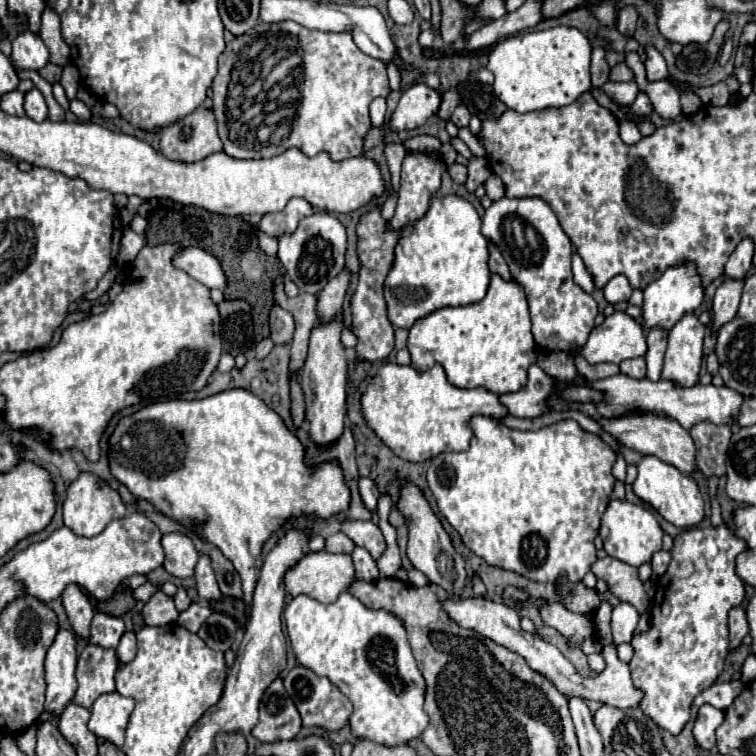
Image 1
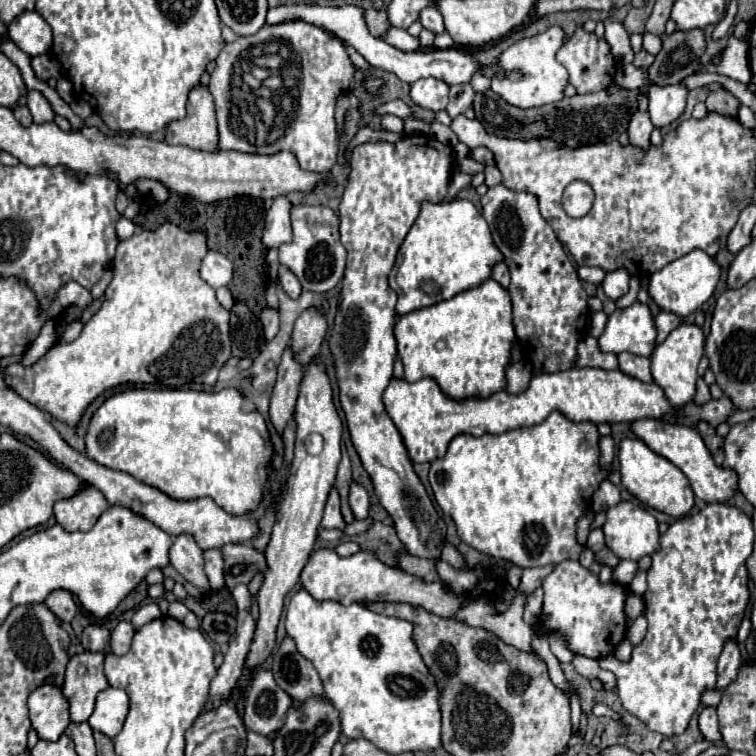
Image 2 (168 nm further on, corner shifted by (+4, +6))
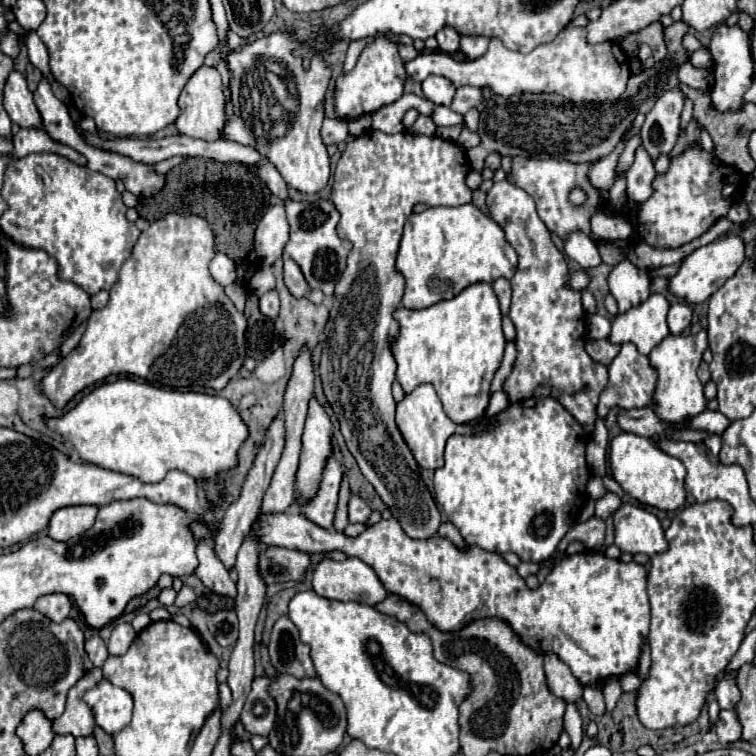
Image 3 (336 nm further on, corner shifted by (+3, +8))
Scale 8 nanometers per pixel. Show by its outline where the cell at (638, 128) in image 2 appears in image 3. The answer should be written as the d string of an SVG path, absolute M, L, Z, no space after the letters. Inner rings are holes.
M643 145L635 149L635 159L627 169L627 197L633 201L645 201L651 195L651 181L655 177L655 167L651 155L643 151Z

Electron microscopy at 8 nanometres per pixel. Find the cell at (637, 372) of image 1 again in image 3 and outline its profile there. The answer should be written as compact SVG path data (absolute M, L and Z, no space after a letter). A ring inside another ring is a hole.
M633 343L621 345L619 355L613 359L609 365L609 385L602 391L597 405L597 416L604 420L611 407L623 407L623 409L635 409L635 407L645 407L653 401L657 385L657 371L649 363L649 357L641 355Z

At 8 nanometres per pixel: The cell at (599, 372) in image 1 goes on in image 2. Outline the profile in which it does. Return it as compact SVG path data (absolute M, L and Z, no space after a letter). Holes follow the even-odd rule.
M584 337L578 343L578 365L580 367L600 367L600 369L618 369L618 359L614 353L604 353L598 347L596 337Z

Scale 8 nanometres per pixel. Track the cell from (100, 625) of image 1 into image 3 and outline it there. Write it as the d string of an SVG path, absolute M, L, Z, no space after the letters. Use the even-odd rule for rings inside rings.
M93 635L91 639L85 641L85 651L87 651L87 655L89 655L89 659L95 667L101 667L103 661L107 659L107 655L109 655L107 647L105 647L105 643L99 635Z

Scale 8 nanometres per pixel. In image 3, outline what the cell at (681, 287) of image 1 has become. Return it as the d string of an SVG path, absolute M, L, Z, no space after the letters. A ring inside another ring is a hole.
M725 235L705 247L695 249L677 269L675 275L669 277L669 291L687 301L689 305L697 305L703 303L705 299L709 299L729 277L735 275L735 271L739 269L739 265L745 259L745 245L737 235Z

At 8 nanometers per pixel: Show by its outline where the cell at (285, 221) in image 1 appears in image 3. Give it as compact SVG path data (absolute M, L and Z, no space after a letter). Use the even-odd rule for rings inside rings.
M273 205L265 211L257 231L255 231L255 251L265 265L273 265L289 239L289 225L285 219L283 205Z

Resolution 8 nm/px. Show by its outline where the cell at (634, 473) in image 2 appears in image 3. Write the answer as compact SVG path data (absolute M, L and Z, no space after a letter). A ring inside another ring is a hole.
M619 433L609 447L609 463L615 481L623 487L625 493L641 501L643 505L651 505L663 511L675 511L683 507L687 491L685 491L685 467L679 459L663 453L653 441L635 433Z

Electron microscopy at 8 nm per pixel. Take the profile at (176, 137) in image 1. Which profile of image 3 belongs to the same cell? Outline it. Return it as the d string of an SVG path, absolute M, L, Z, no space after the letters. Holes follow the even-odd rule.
M201 67L195 71L195 75L189 79L185 85L181 97L179 97L179 107L181 115L175 121L175 127L179 133L193 137L193 139L203 139L203 141L217 141L221 139L221 131L225 125L225 105L223 105L223 91L221 91L221 75L217 73L215 67Z

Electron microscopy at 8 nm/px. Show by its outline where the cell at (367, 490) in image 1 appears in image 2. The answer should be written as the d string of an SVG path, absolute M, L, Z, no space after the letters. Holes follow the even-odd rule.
M352 483L350 485L350 509L354 513L356 519L366 519L368 517L368 493L362 485L358 483Z

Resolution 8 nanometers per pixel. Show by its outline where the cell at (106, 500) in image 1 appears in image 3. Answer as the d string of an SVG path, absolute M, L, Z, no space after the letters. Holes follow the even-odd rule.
M77 505L77 507L61 507L53 513L49 523L49 537L55 541L69 541L75 535L91 529L95 523L99 507L97 505Z

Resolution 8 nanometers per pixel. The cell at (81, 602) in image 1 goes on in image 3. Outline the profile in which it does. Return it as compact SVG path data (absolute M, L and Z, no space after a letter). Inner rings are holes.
M51 593L51 595L43 595L37 599L35 609L41 611L43 615L47 615L51 621L61 623L63 619L69 617L71 613L71 599L65 593Z

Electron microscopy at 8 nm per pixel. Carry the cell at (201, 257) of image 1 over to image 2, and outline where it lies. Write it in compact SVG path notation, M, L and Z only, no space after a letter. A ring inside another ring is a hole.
M208 251L208 255L202 259L200 275L214 289L228 285L232 281L232 273L234 273L232 263L218 251Z

